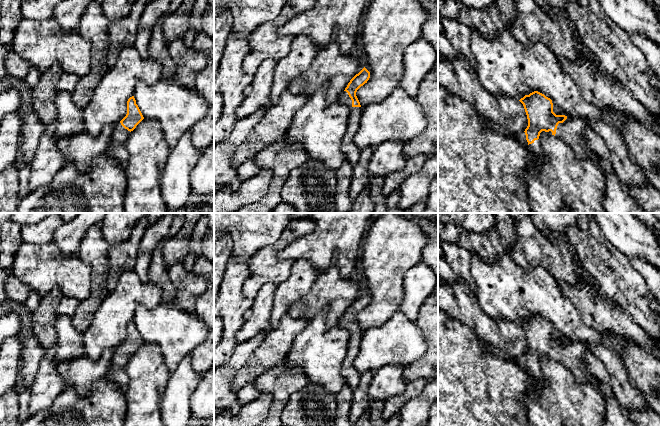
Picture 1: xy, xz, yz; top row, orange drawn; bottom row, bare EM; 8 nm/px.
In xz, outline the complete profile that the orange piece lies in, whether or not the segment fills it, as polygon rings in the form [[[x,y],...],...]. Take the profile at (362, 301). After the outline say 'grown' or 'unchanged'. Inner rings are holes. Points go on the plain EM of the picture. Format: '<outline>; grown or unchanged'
[[[364,291],[350,304],[345,314],[338,320],[337,325],[349,331],[347,355],[341,374],[345,379],[345,384],[348,384],[352,391],[357,388],[360,382],[360,374],[353,366],[353,361],[360,351],[360,342],[362,339],[362,331],[356,320],[356,316],[361,310],[367,307],[369,302],[370,296]]]; grown

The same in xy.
[[[134,320],[127,325],[127,338],[118,347],[114,349],[113,358],[108,366],[107,376],[114,381],[121,389],[126,390],[129,383],[129,377],[126,374],[125,367],[129,357],[144,343]]]; grown

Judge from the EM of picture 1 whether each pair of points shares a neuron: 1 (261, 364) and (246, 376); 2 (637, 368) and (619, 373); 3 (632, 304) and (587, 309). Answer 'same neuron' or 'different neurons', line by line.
1: same neuron
2: different neurons
3: different neurons

